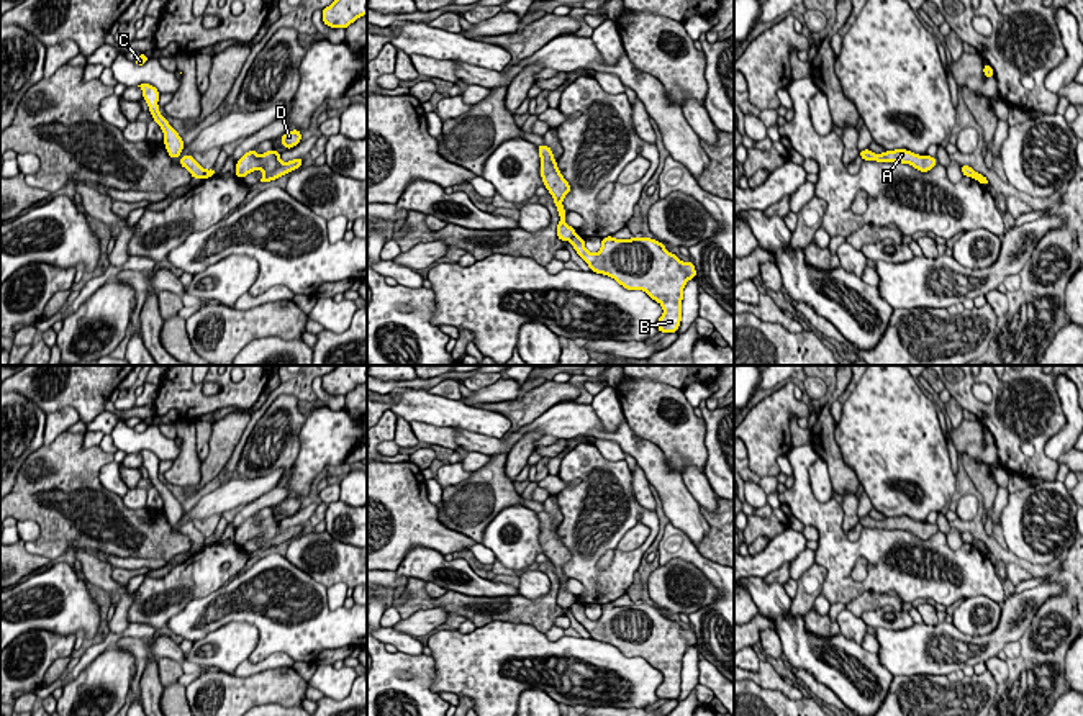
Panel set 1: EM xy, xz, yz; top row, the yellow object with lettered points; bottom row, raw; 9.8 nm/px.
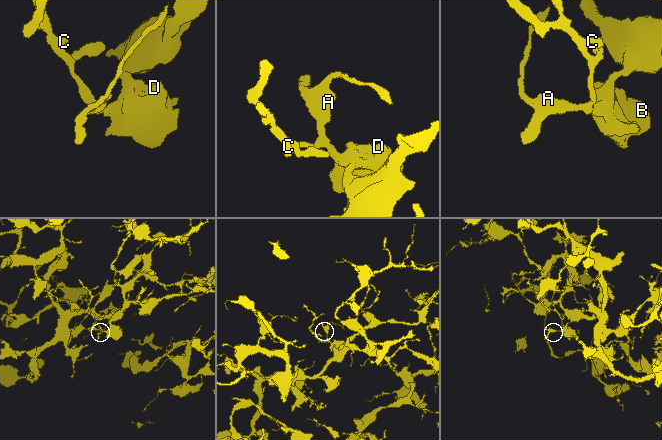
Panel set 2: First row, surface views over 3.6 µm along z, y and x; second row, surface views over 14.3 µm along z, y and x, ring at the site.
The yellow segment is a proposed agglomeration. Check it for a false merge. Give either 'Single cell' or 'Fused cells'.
Fused cells

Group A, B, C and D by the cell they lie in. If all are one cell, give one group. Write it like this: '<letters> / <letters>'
A C / B D

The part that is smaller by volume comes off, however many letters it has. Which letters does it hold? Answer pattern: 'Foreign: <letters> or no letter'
Foreign: A, C

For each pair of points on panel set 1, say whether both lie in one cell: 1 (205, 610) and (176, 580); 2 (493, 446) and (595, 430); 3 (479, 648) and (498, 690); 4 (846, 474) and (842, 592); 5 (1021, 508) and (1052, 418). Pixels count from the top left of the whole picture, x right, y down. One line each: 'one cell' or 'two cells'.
1: two cells
2: one cell
3: one cell
4: two cells
5: two cells

